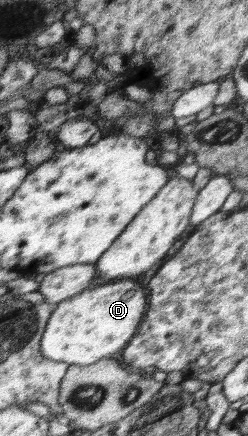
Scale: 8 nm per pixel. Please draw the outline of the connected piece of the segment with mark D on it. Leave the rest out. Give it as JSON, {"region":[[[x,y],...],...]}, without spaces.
{"region":[[[115,280],[109,284],[95,284],[59,302],[45,325],[41,335],[41,355],[54,362],[69,365],[89,365],[101,358],[113,357],[114,353],[124,350],[125,345],[135,334],[141,316],[145,314],[147,294],[133,280]]]}

